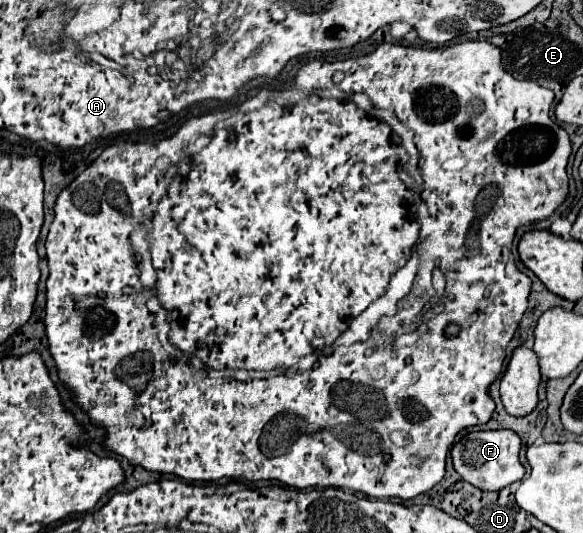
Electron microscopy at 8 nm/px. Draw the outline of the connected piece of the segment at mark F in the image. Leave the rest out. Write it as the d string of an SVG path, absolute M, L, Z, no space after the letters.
M500 429L500 431L478 431L466 435L458 441L452 449L454 469L462 475L464 481L472 483L482 491L498 491L506 485L524 479L524 467L518 461L520 451L520 437L514 431Z

